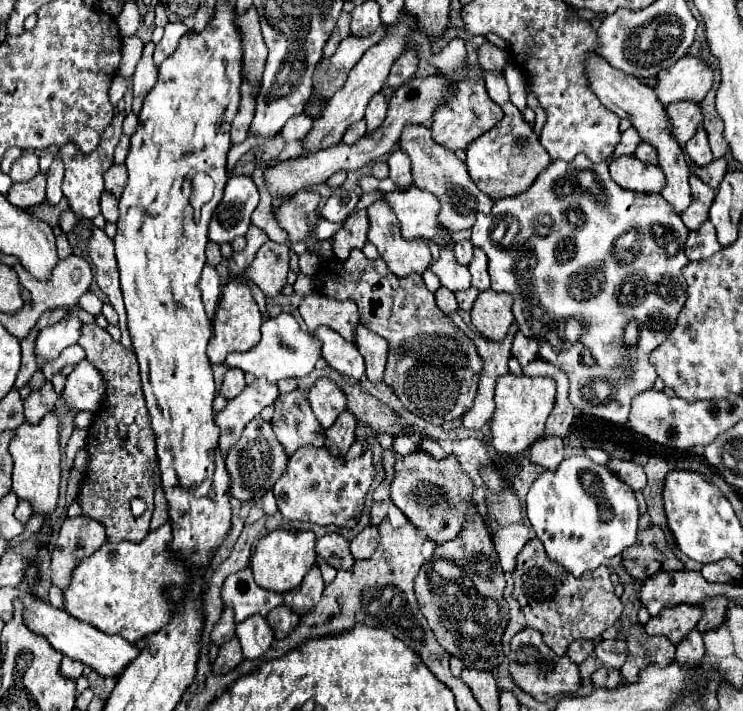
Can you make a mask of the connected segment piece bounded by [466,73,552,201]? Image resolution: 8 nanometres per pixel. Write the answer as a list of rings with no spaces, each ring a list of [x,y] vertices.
[[[484,73],[486,89],[492,95],[492,99],[504,109],[502,121],[498,121],[488,133],[472,141],[466,149],[466,167],[472,177],[472,181],[478,185],[480,191],[484,191],[490,199],[502,199],[516,193],[526,191],[532,181],[540,175],[540,171],[552,161],[548,153],[542,149],[538,135],[534,129],[526,123],[522,113],[510,103],[508,99],[508,87],[502,75]]]

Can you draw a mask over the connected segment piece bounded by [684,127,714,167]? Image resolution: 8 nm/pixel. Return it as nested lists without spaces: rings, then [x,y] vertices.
[[[700,127],[696,131],[696,135],[686,143],[684,147],[686,155],[690,157],[690,161],[698,167],[706,167],[714,157],[712,157],[712,151],[710,151],[710,145],[708,145],[708,137],[704,133],[704,129]]]

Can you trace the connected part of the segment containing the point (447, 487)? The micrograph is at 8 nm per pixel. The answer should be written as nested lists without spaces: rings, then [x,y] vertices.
[[[412,451],[406,455],[396,455],[394,481],[390,485],[392,503],[422,531],[430,533],[430,539],[436,545],[452,541],[460,531],[460,513],[464,513],[464,501],[472,499],[474,485],[468,475],[462,471],[454,455],[448,455],[444,461],[428,457],[424,451]]]

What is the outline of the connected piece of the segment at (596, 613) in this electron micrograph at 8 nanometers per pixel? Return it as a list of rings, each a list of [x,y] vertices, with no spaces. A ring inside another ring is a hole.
[[[530,539],[518,553],[512,597],[518,601],[520,611],[526,617],[526,625],[542,633],[544,643],[558,655],[568,653],[568,645],[576,639],[596,639],[608,627],[612,627],[622,615],[622,603],[614,593],[610,581],[610,571],[606,565],[586,573],[584,577],[572,577],[568,571],[560,569],[554,561],[548,561],[544,547],[538,539]]]

